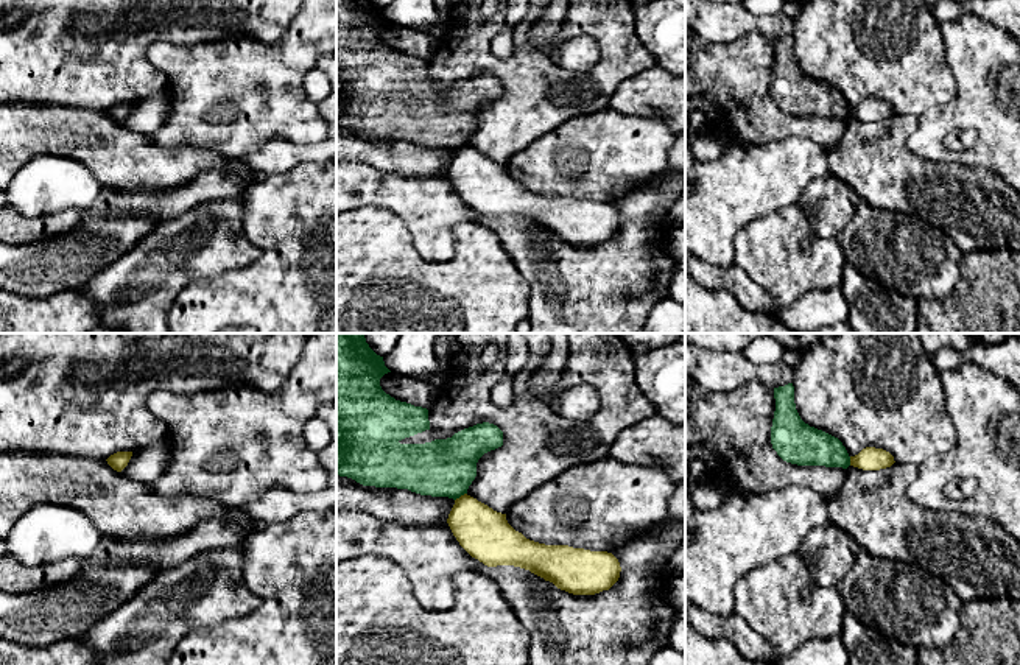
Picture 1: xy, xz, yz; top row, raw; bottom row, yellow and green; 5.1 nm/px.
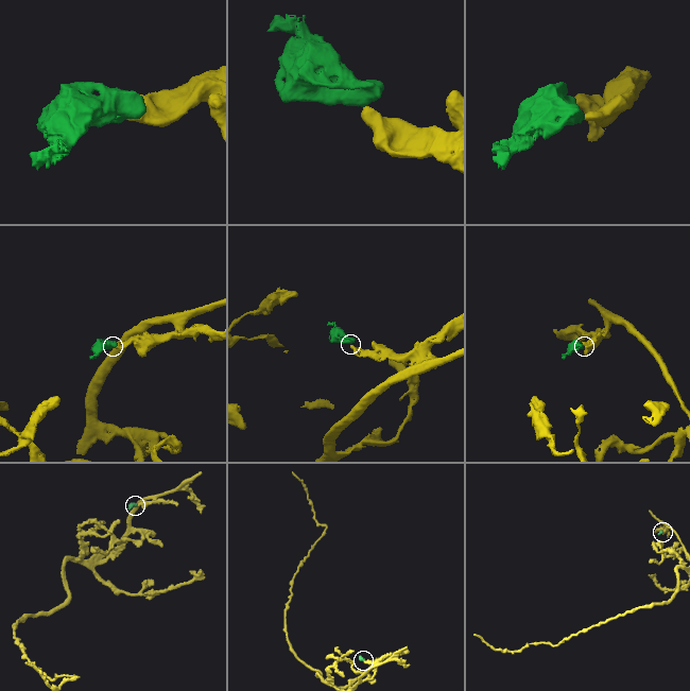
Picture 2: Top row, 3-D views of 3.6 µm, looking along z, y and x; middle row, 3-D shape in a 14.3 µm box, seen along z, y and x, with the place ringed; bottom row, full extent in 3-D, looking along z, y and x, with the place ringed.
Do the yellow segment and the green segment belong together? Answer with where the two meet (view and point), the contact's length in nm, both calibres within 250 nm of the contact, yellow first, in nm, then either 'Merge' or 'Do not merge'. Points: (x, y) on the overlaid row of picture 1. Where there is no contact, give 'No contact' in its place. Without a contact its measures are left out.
Touches yellow at xz (461, 496). Shared border 80 nm. Thickness 260 nm (yellow) against 300 nm. Do not merge

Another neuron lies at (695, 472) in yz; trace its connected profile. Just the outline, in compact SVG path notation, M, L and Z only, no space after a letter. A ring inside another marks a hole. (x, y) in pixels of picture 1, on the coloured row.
M690 463L687 467L685 467L685 481L690 484L690 486L695 486L695 484L699 484L702 481L707 481L707 477L705 477L705 466L702 463Z

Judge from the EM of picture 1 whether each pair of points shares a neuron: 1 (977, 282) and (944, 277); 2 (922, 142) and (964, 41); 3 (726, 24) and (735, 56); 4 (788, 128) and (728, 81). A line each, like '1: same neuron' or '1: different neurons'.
1: different neurons
2: same neuron
3: different neurons
4: same neuron

